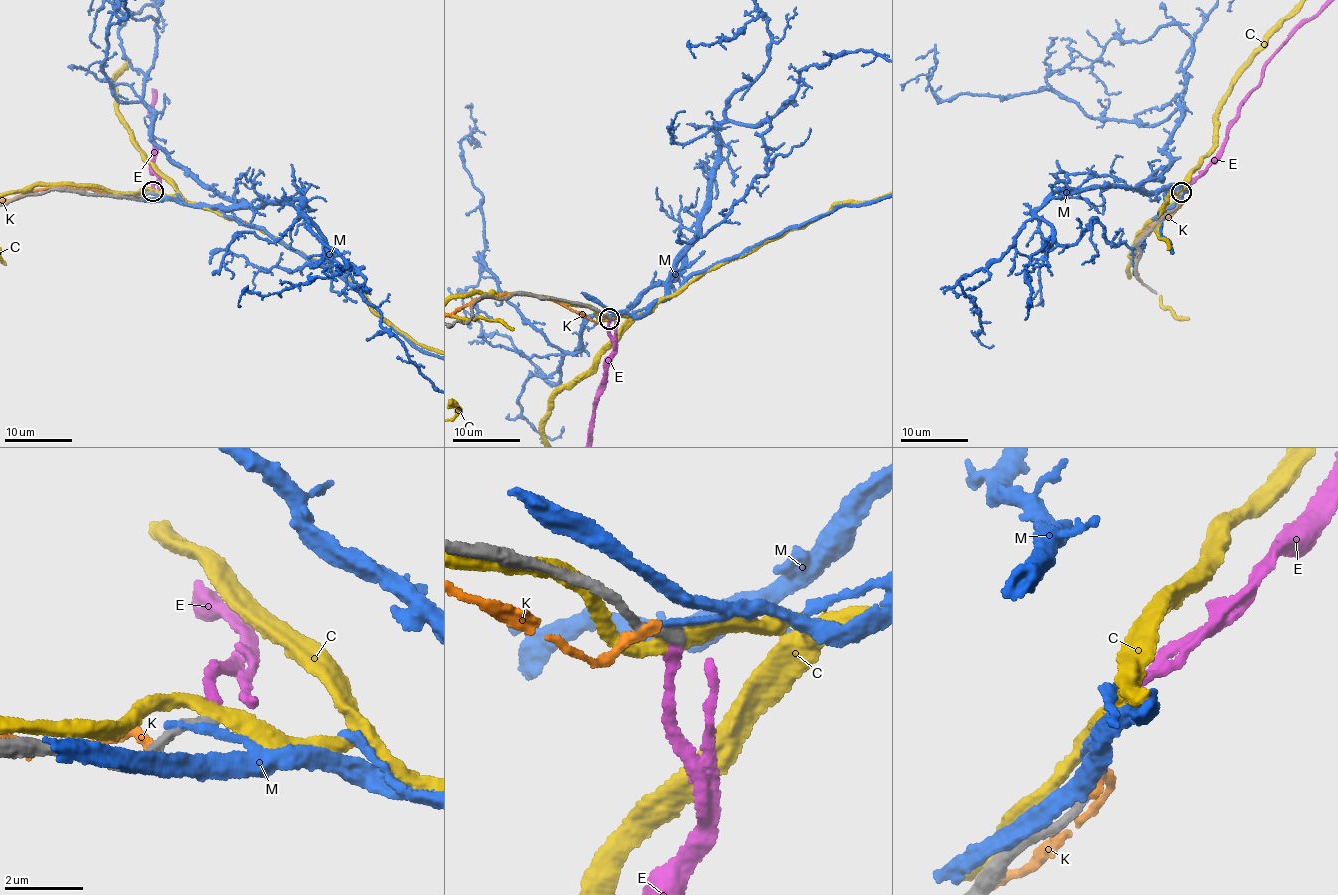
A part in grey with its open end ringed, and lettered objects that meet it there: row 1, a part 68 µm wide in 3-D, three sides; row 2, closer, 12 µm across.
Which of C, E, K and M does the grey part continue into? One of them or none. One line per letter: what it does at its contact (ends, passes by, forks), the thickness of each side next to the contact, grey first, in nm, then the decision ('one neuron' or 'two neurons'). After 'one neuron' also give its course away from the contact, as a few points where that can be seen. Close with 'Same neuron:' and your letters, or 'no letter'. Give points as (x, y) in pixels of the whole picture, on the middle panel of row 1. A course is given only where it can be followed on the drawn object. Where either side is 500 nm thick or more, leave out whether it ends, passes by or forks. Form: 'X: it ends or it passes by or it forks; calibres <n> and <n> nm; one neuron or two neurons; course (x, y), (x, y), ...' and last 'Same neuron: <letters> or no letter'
C: it passes by; calibres 280 and 360 nm; two neurons
E: it ends; calibres 260 and 280 nm; one neuron
K: it ends; calibres 240 and 300 nm; two neurons
M: it ends; calibres 320 and 200 nm; two neurons
Same neuron: E

